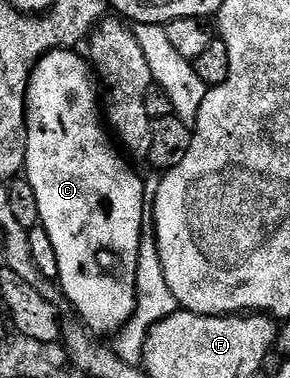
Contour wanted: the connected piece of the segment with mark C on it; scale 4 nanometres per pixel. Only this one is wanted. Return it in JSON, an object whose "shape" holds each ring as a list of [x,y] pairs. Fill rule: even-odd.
{"shape":[[[62,50],[60,52],[48,52],[43,59],[33,68],[29,79],[29,92],[25,96],[25,118],[27,132],[27,154],[23,171],[24,179],[29,181],[31,190],[35,190],[35,202],[39,202],[39,224],[47,230],[47,238],[51,238],[51,246],[55,248],[55,258],[59,260],[60,295],[69,299],[71,307],[77,311],[76,319],[98,337],[112,337],[121,331],[121,327],[128,322],[137,305],[137,263],[139,262],[139,250],[141,249],[141,232],[143,218],[147,214],[147,193],[145,180],[131,168],[130,161],[114,145],[109,145],[105,137],[106,125],[103,123],[103,108],[99,103],[99,88],[95,83],[95,73],[86,57],[80,56],[77,50]]]}

